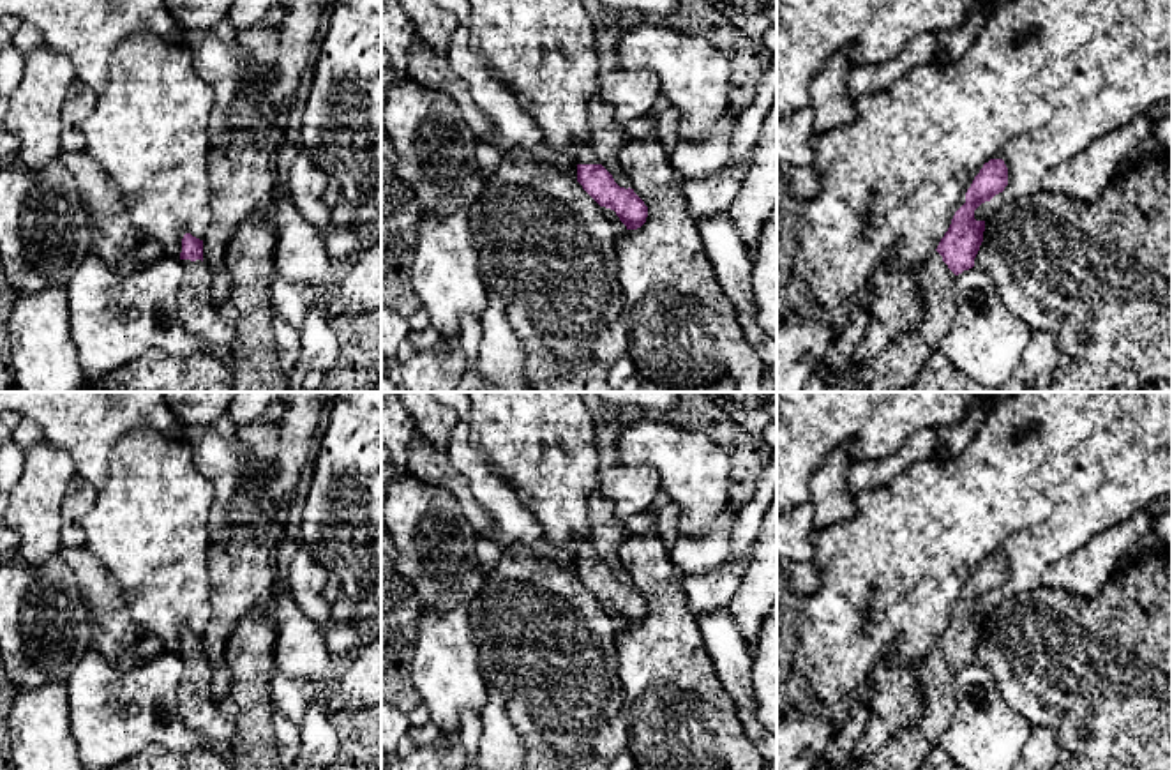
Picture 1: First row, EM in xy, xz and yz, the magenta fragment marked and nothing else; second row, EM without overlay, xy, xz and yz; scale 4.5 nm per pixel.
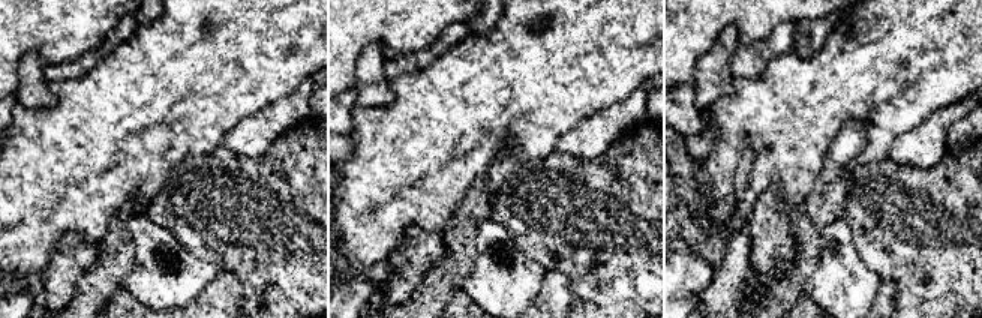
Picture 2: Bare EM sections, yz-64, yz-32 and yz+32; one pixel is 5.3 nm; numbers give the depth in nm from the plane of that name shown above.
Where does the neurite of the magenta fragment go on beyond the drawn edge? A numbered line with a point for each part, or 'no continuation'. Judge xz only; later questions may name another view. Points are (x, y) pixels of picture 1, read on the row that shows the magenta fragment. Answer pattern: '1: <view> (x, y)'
1: xz (585, 154)

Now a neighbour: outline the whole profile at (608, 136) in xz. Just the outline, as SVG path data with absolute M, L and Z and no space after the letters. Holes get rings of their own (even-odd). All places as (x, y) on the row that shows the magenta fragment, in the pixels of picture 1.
M595 97L588 106L588 124L591 129L590 143L598 162L612 175L620 187L628 189L630 178L625 173L618 154L630 138L623 125L616 120L614 109Z

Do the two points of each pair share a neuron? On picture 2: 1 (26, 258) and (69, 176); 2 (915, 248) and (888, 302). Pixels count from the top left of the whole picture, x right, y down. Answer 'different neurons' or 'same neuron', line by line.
1: same neuron
2: different neurons

